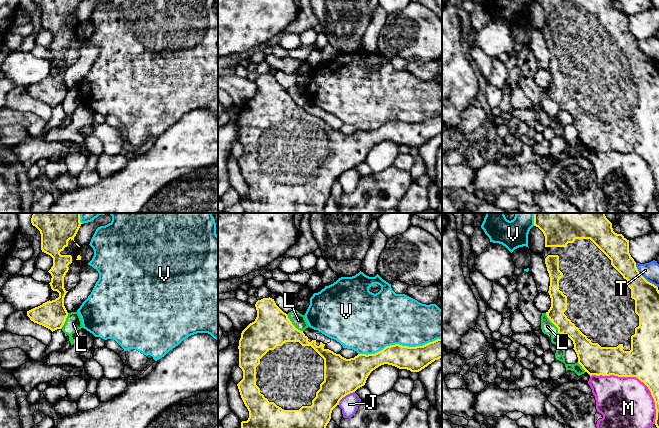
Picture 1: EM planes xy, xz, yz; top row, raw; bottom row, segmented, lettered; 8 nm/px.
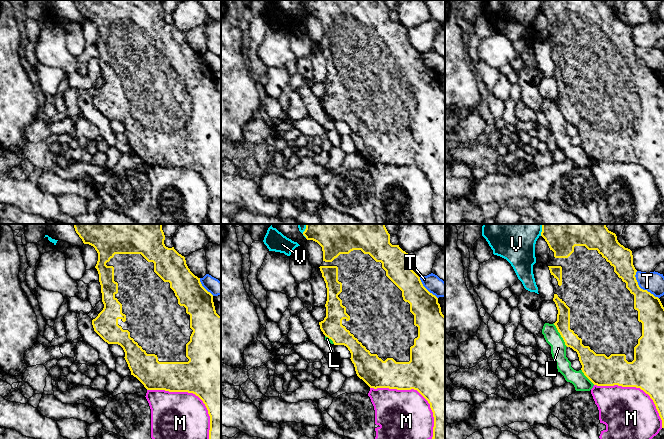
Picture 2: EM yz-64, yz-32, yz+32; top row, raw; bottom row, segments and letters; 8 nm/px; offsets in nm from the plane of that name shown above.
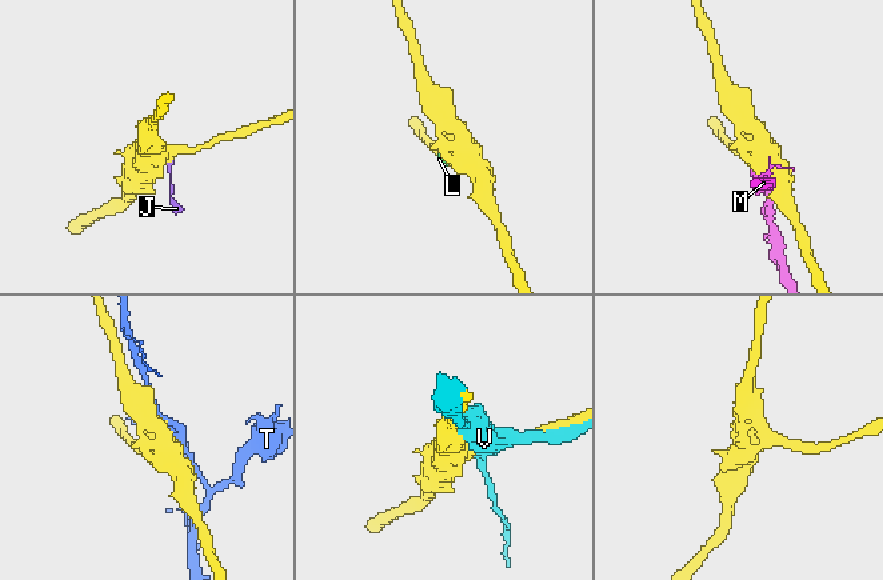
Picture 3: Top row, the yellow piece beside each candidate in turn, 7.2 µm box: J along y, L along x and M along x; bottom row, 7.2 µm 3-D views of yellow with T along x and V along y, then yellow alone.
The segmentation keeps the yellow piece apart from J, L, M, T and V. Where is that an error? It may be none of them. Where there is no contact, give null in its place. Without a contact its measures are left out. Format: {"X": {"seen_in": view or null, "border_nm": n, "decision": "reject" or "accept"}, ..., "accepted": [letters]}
{"J": {"seen_in": "xz", "border_nm": 170, "decision": "reject"}, "L": {"seen_in": "xz", "border_nm": 190, "decision": "reject"}, "M": {"seen_in": "yz", "border_nm": 650, "decision": "reject"}, "T": {"seen_in": "yz", "border_nm": 260, "decision": "reject"}, "V": {"seen_in": "xz", "border_nm": 700, "decision": "reject"}, "accepted": []}

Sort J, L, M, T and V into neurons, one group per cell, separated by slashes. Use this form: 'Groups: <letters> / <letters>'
Groups: J / L / M / T / V

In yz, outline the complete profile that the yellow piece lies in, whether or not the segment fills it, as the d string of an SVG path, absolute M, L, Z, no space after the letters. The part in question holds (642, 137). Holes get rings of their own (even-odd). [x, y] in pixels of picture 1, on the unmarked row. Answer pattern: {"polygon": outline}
{"polygon": "M534 0L545 12L545 25L542 29L550 53L549 71L551 83L546 88L549 96L558 104L558 109L567 111L574 120L578 139L590 152L636 153L651 168L655 178L655 201L659 209L659 66L648 58L638 47L636 38L629 29L629 16L613 7L612 0Z"}

